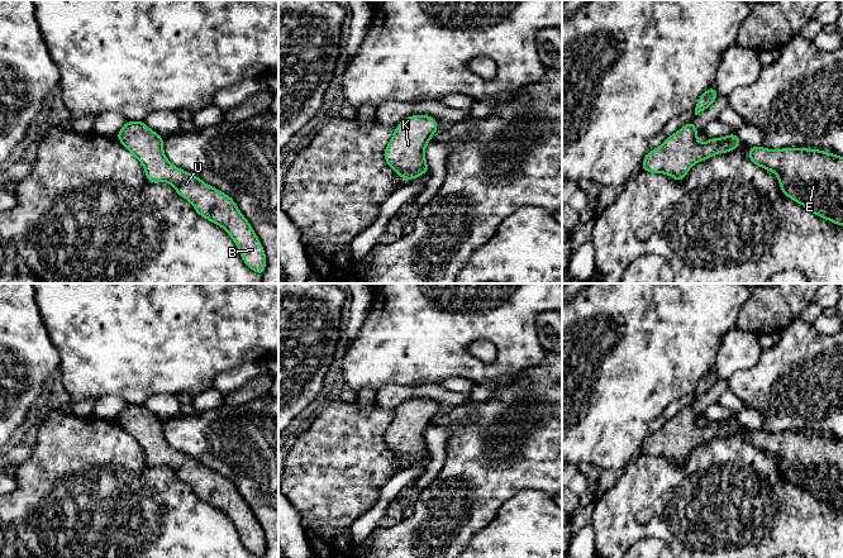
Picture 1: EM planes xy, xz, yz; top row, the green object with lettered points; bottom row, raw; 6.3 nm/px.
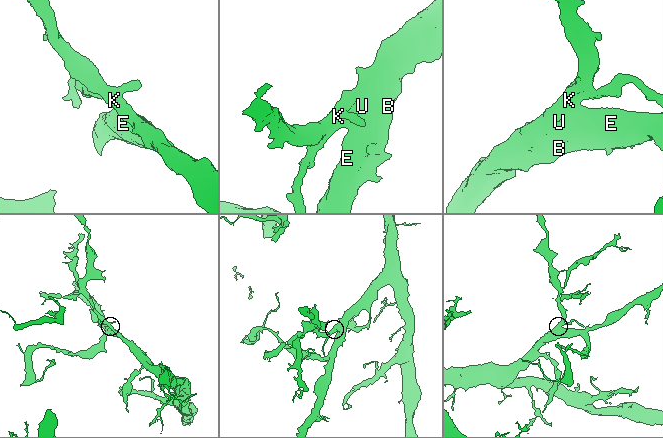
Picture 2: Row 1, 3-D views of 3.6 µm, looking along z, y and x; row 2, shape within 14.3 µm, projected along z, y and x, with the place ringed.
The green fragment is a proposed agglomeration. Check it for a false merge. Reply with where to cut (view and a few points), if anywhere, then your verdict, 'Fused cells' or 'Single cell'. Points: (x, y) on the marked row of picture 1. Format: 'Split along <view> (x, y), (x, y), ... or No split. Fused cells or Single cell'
No split. Single cell

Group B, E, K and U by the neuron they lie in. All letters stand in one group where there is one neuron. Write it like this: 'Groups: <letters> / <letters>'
Groups: B E K U

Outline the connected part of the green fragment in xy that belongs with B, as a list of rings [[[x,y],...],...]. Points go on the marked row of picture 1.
[[[127,120],[116,138],[142,163],[149,182],[168,182],[180,196],[192,204],[200,216],[222,226],[238,247],[243,262],[254,272],[263,275],[266,268],[263,247],[230,196],[175,167],[163,152],[163,138],[144,121]]]

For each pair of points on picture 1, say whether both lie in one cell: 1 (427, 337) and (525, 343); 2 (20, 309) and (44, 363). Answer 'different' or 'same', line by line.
1: same
2: same

